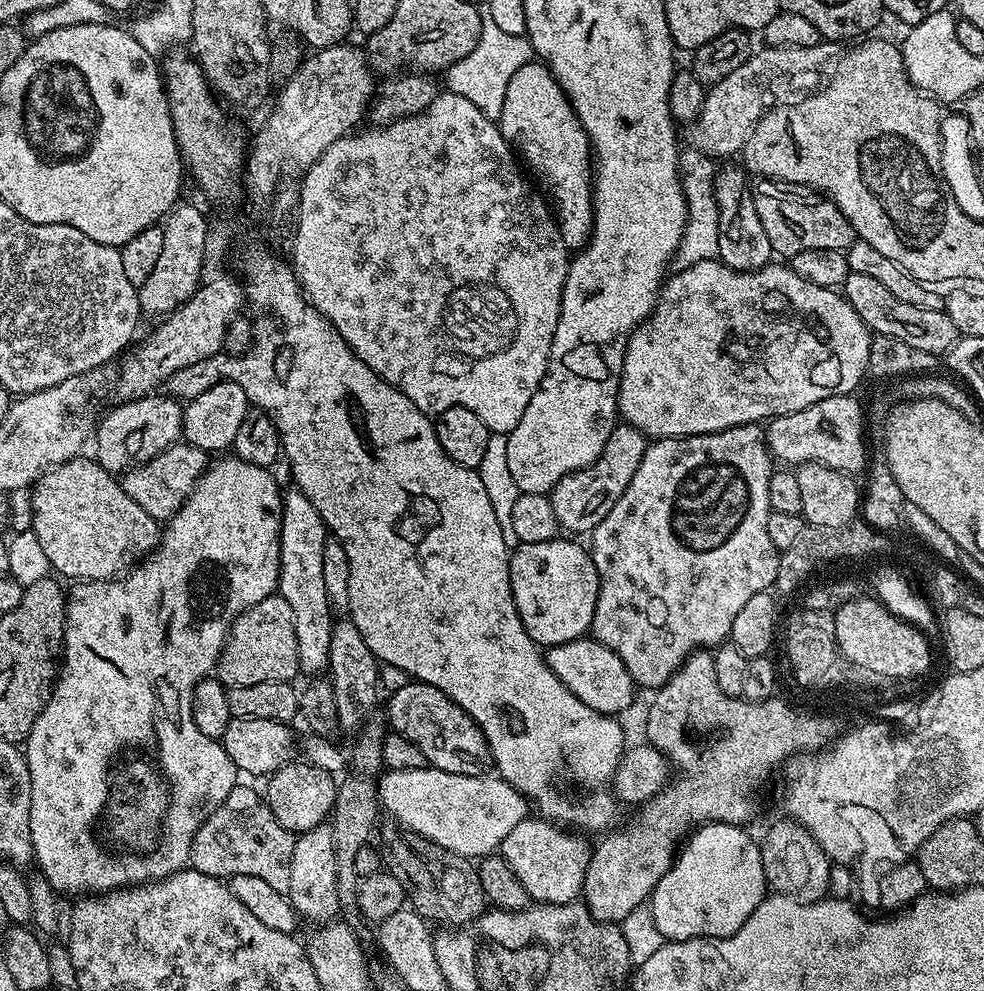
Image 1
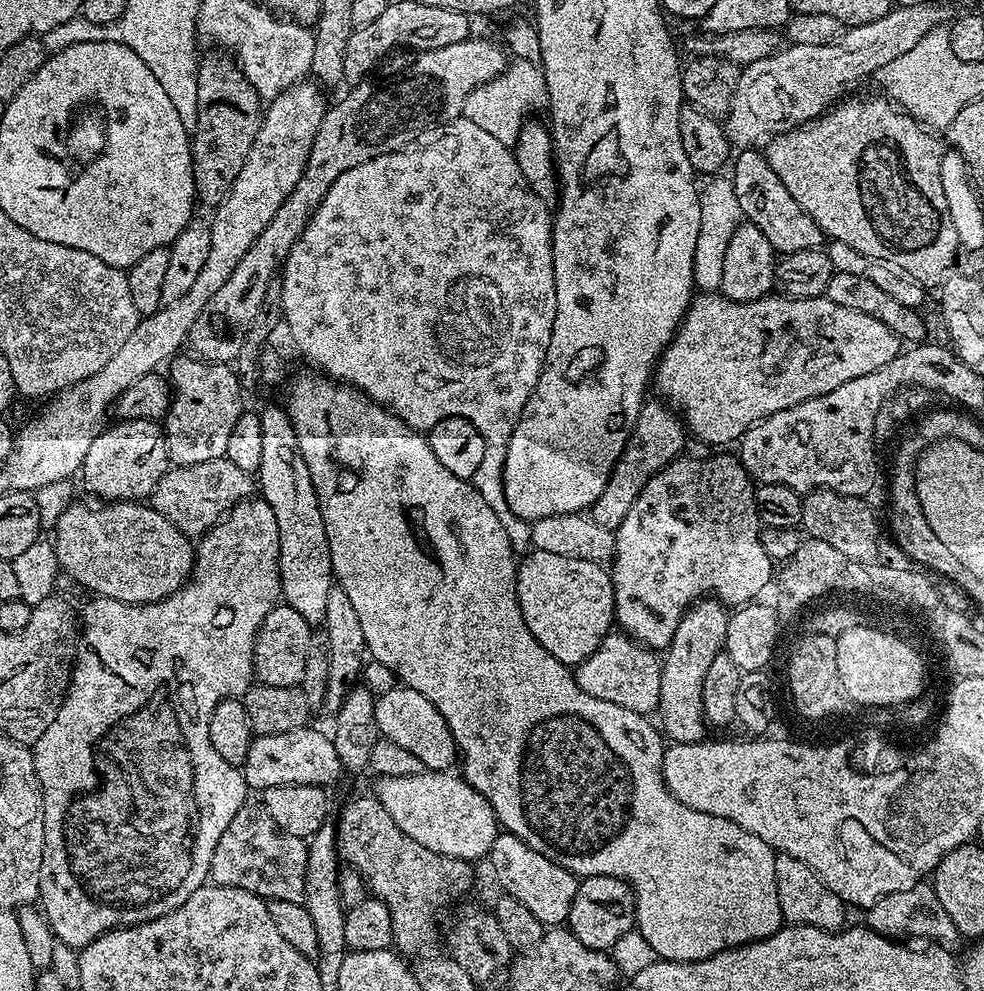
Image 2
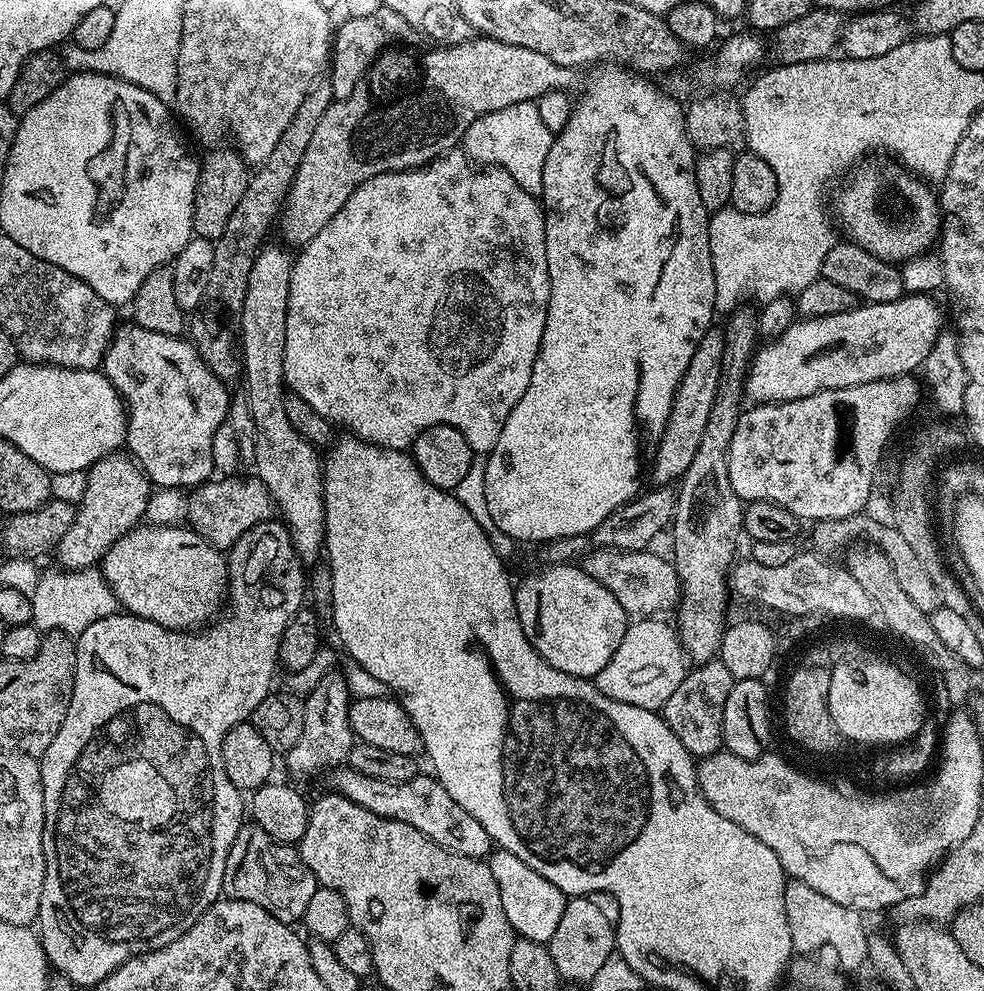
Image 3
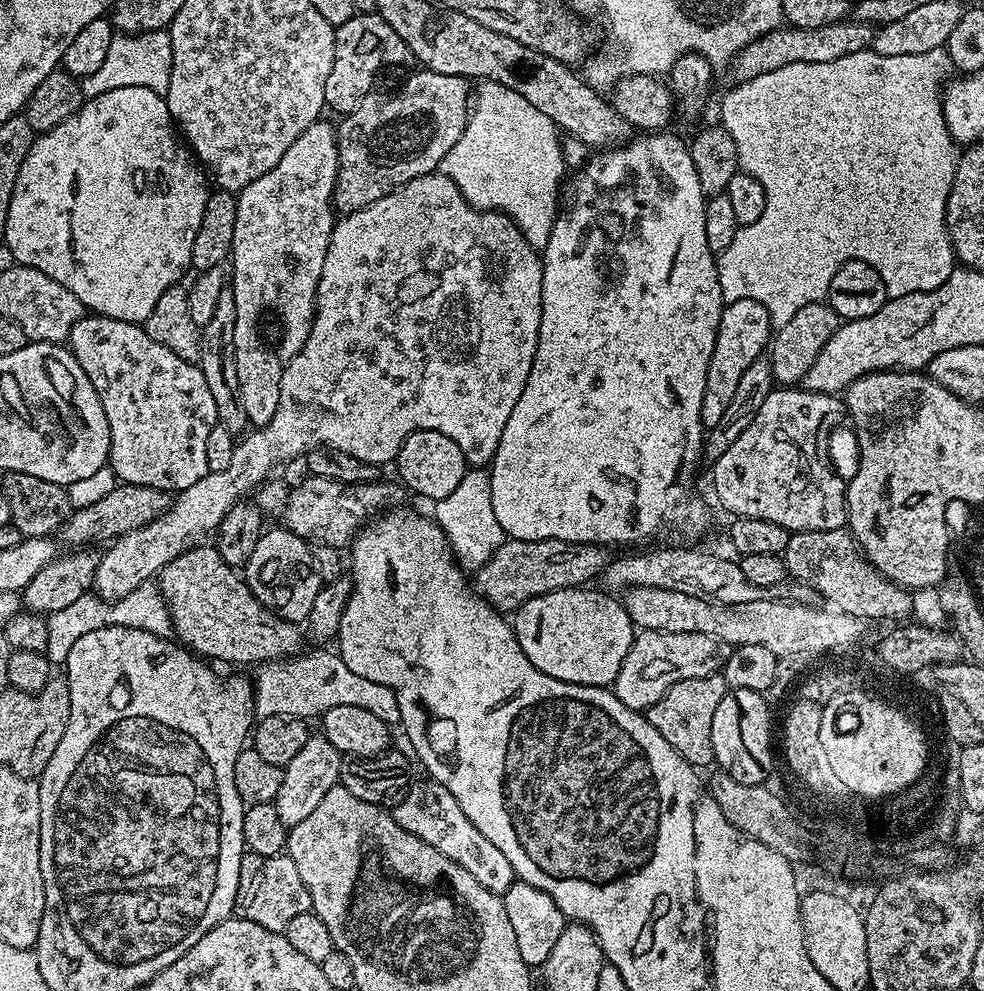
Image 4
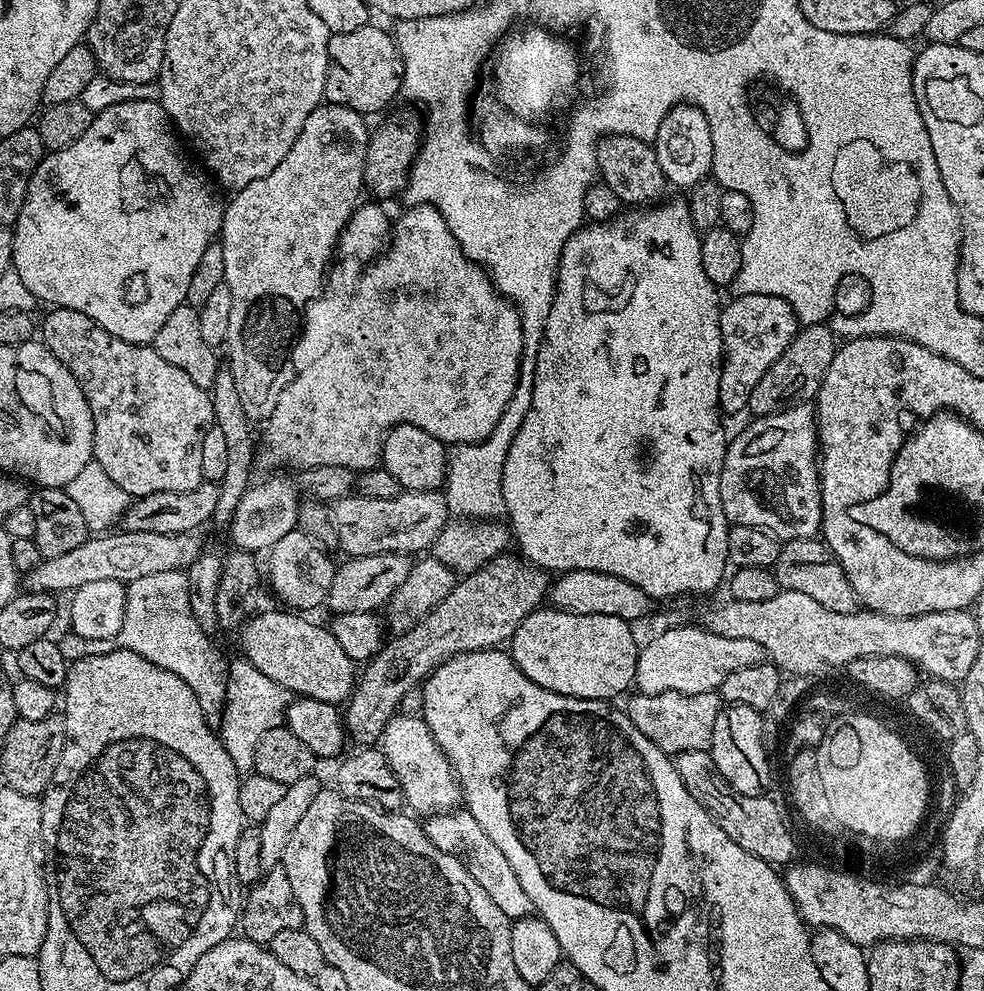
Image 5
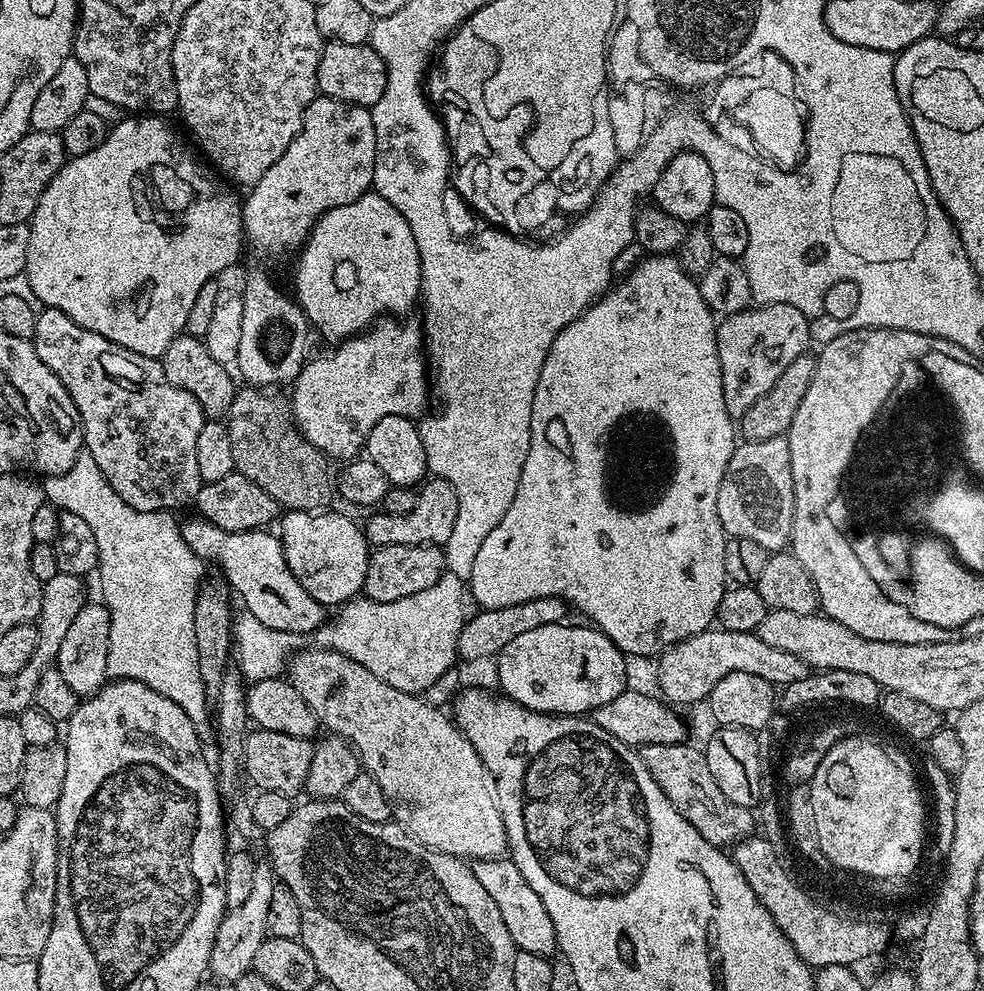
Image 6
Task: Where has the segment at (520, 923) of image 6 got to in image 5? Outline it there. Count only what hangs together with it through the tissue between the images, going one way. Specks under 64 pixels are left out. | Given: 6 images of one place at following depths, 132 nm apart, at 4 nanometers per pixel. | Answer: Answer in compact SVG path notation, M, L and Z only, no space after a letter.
M457 806L450 812L429 815L423 821L423 826L430 842L434 842L438 850L458 858L462 866L466 866L474 882L478 882L478 886L482 886L482 890L486 890L486 894L494 898L498 910L502 910L502 914L506 914L508 920L515 922L533 915L530 897L526 895L526 890L522 890L522 882L518 882L518 874L514 874L506 854L502 854L502 850L494 846L493 840L486 835L486 830L482 830L482 826L478 826L474 814L470 814L467 807Z

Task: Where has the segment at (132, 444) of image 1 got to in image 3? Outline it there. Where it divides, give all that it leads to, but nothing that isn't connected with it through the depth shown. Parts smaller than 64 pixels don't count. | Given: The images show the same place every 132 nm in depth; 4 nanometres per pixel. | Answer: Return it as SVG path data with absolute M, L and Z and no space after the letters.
M128 454L103 456L88 469L86 475L86 494L78 502L74 522L70 530L66 530L62 542L58 542L54 553L55 563L70 572L95 569L110 546L147 517L148 503L154 491L147 474Z

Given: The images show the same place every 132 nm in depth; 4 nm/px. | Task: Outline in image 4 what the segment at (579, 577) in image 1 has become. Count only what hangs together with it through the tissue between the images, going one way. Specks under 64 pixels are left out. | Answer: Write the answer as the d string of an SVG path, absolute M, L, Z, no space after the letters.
M595 587L563 588L550 594L538 594L538 598L530 598L514 613L514 627L518 646L522 646L522 654L542 670L542 674L550 674L550 678L558 678L562 682L608 688L615 685L618 670L622 670L622 662L626 654L630 654L630 646L634 639L634 625L630 614L623 603L615 595L607 591L595 592Z

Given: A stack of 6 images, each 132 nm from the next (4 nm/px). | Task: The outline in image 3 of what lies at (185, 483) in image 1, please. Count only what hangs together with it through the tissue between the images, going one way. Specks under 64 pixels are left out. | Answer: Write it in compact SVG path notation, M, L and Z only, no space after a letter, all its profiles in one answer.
M212 478L207 482L191 489L190 495L186 500L186 520L190 525L193 532L197 532L202 538L206 538L208 541L212 543L212 545L221 550L231 549L232 544L234 542L238 542L238 538L242 538L242 534L246 534L246 530L250 530L254 526L258 526L259 524L264 524L267 520L273 519L277 515L278 509L275 502L272 501L272 495L270 494L270 490L266 490L266 486L262 483L262 481L258 478L251 478L252 480L244 481L244 480L236 480L240 478Z

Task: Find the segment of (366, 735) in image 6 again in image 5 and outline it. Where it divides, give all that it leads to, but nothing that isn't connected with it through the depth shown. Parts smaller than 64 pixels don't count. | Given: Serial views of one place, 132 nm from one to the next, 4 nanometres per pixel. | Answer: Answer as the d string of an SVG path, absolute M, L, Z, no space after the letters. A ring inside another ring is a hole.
M280 610L284 612L257 611L255 615L245 621L238 632L240 648L243 659L252 663L262 674L266 674L272 682L284 687L293 694L309 696L322 702L330 702L337 706L343 705L353 695L358 684L358 668L352 659L338 646L338 638L331 627L323 628L312 620L307 620L307 615L296 610ZM396 714L384 728L382 751L404 792L404 803L413 813L450 812L461 803L462 793L446 754L434 742L430 726L419 715Z

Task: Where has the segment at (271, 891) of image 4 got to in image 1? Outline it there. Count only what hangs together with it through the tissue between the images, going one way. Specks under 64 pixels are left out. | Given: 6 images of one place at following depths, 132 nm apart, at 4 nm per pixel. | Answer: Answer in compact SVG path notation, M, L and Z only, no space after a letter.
M237 786L232 788L230 794L226 794L224 801L205 818L198 834L194 834L188 864L207 876L231 878L236 875L246 875L250 878L261 879L267 885L274 886L276 891L286 894L290 890L290 866L295 842L296 836L283 828L259 791L256 793L252 788Z

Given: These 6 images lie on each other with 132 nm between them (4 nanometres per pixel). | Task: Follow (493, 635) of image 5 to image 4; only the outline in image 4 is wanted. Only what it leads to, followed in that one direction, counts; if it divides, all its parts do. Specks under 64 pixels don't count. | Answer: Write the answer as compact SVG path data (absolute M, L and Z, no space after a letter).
M505 539L504 544L494 551L493 556L478 568L480 585L478 591L497 612L501 614L515 613L530 598L538 598L538 594L550 594L563 588L579 588L593 583L592 579L603 577L604 567L610 561L609 549L598 544L571 544L561 540L514 540Z

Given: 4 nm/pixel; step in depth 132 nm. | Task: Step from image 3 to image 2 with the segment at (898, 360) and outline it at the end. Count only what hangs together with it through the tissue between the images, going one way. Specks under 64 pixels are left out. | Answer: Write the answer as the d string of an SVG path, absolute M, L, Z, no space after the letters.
M700 292L693 295L692 305L688 307L688 313L680 323L680 329L676 331L676 337L668 343L668 347L660 355L654 369L654 388L660 391L659 399L667 402L679 413L691 435L693 432L698 439L705 440L708 444L728 444L731 440L732 443L739 441L740 437L744 435L744 431L759 420L764 420L778 410L798 406L810 398L830 394L830 390L838 390L838 386L842 386L854 378L862 378L862 374L870 374L874 370L886 366L886 362L893 360L902 351L902 341L892 333L890 326L882 326L882 322L878 322L878 318L870 318L870 314L858 314L858 310L838 306L834 302L830 302L825 295L802 298L801 300L789 298L784 294L776 295L769 294L758 298L754 302L734 302L716 292Z

